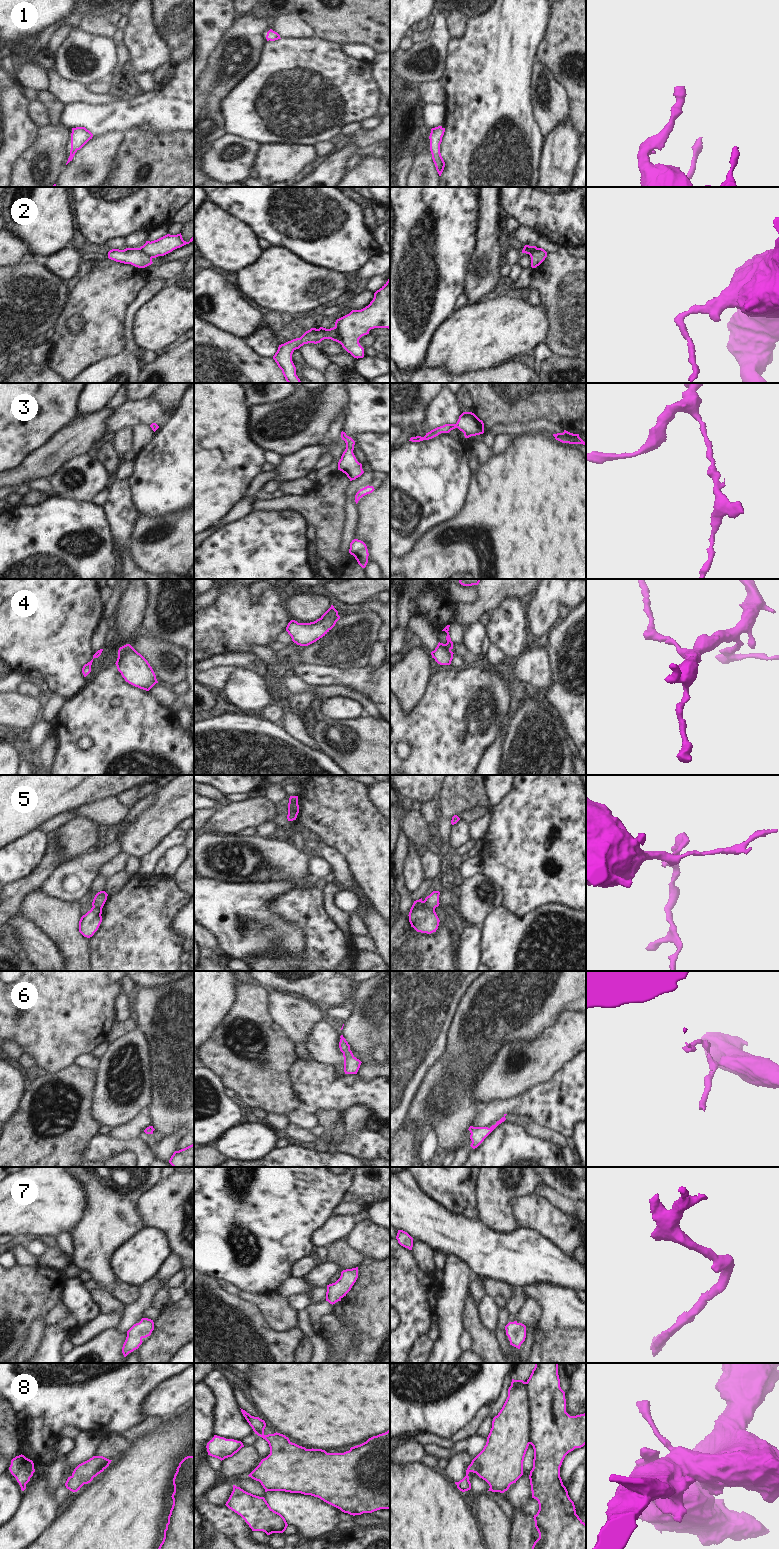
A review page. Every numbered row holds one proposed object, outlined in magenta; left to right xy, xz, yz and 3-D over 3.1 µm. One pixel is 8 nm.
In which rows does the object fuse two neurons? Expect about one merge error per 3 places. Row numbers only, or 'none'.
2, 5

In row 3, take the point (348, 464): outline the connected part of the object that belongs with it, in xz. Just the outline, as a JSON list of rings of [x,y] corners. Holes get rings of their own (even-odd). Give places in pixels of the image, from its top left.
[[[343,431],[341,432],[341,438],[346,443],[346,449],[338,462],[338,470],[345,473],[350,481],[352,481],[360,477],[364,471],[362,464],[357,461],[353,453],[355,441]]]

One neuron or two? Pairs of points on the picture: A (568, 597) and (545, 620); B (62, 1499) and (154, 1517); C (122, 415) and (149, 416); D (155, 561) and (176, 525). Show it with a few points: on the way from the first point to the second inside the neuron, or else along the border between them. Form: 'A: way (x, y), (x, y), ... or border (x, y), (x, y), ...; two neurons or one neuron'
A: way (561, 597), (545, 613); one neuron
B: border (75, 1492), (62, 1508); two neurons
C: way (129, 415), (142, 415); one neuron
D: way (158, 552), (176, 534); one neuron

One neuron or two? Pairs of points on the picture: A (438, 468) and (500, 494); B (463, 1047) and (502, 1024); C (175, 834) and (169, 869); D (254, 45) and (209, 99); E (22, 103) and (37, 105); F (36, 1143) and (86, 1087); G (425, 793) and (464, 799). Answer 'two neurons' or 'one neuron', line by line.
A: two neurons
B: one neuron
C: two neurons
D: one neuron
E: two neurons
F: one neuron
G: two neurons

